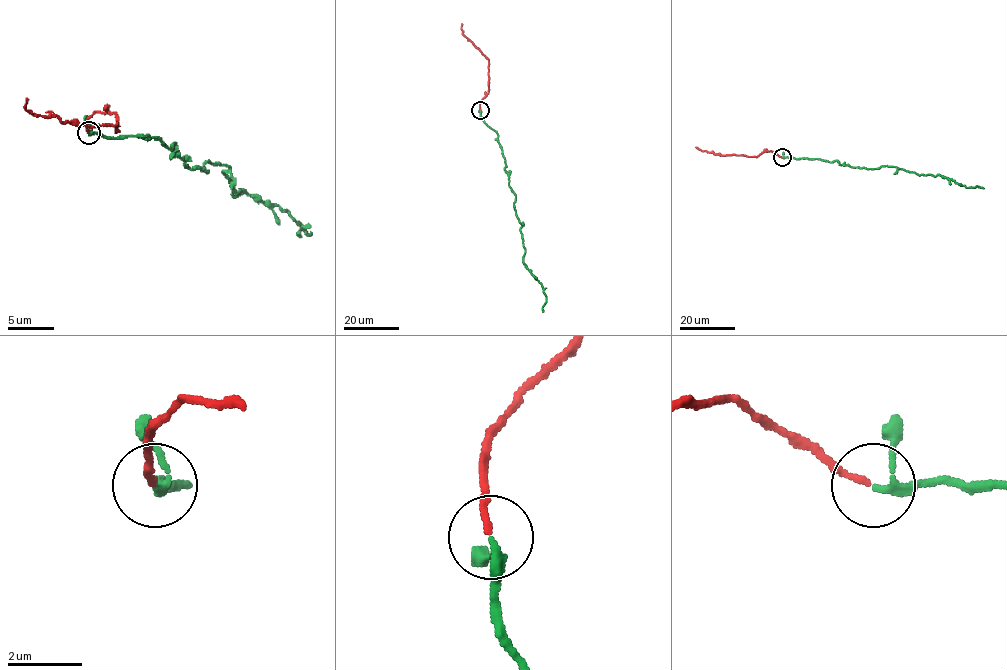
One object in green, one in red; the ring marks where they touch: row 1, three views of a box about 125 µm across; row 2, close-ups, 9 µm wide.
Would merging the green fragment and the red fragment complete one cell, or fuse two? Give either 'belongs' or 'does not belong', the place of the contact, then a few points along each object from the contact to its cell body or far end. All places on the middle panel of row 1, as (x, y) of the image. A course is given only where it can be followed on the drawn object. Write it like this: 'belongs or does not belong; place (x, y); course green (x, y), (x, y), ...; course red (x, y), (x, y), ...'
belongs; place (480, 110); course green (480, 109), (480, 118), (498, 134), (522, 226), (523, 264), (541, 284), (542, 312); course red (480, 109), (480, 100), (488, 90), (489, 60), (463, 34), (462, 23)

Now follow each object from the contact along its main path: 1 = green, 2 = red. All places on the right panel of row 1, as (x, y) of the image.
1: (781, 157), (837, 160), (868, 168), (887, 166), (918, 175), (938, 175), (966, 188), (984, 188)
2: (781, 157), (771, 151), (762, 152), (757, 157), (721, 155), (695, 147)

